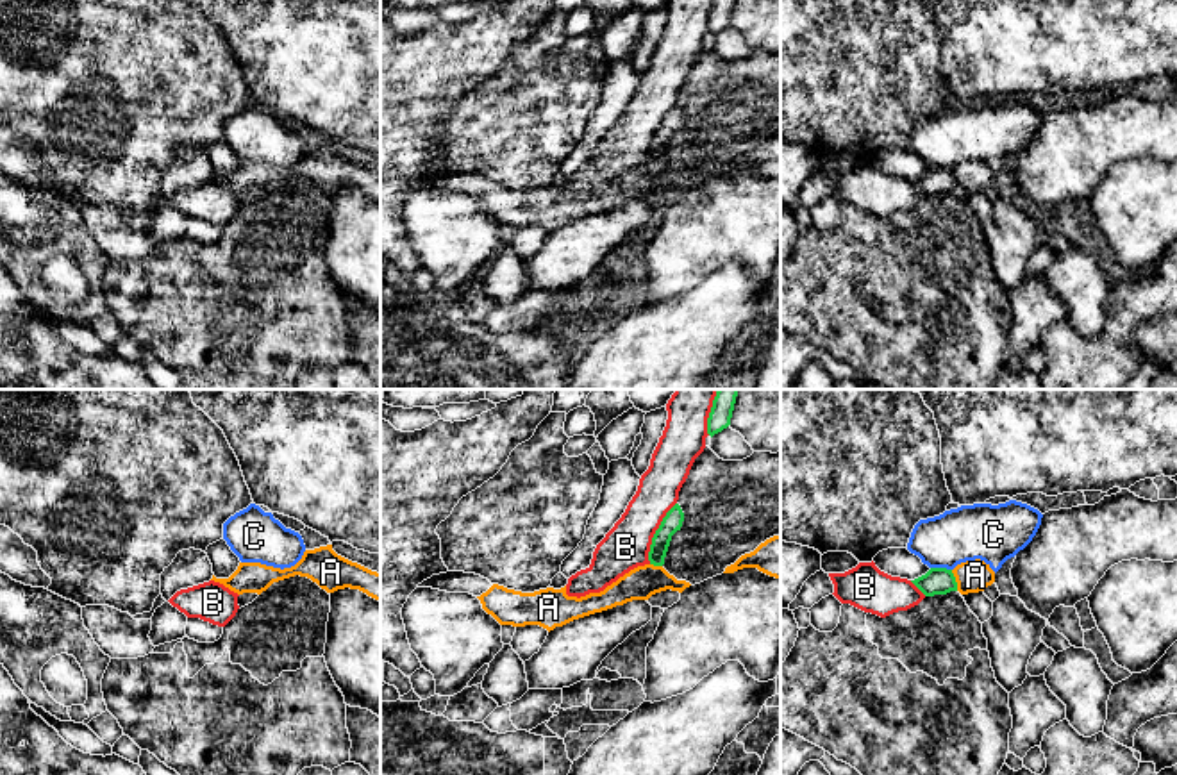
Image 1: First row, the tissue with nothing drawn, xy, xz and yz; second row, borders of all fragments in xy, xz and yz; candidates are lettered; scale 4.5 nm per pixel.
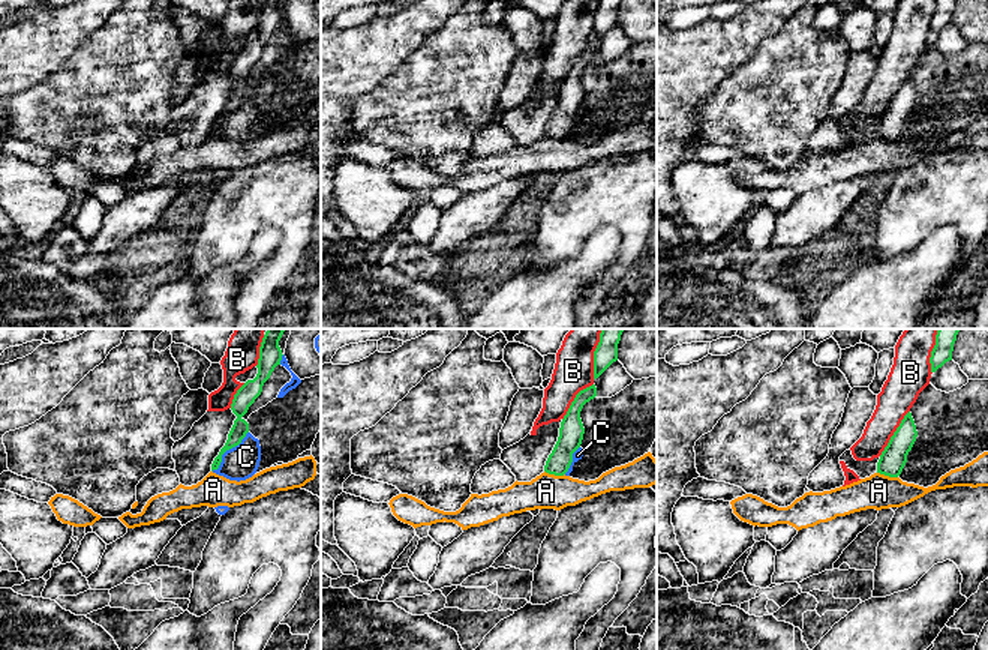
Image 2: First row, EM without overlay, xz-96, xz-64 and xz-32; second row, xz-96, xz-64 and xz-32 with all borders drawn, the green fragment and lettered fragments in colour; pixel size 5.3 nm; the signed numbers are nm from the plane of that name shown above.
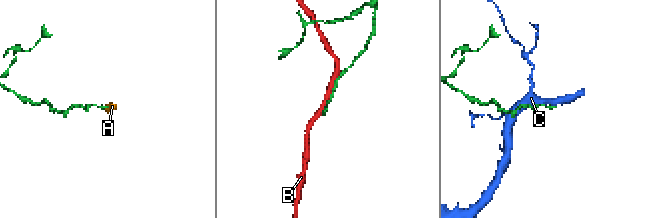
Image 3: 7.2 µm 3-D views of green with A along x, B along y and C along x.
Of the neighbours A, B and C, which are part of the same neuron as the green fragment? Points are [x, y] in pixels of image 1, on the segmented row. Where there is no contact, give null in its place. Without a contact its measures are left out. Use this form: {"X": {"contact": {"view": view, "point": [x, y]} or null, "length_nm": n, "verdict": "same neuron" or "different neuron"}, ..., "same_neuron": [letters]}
{"A": {"contact": {"view": "yz", "point": [954, 581]}, "length_nm": 100, "verdict": "different neuron"}, "B": {"contact": {"view": "xz", "point": [656, 533]}, "length_nm": 300, "verdict": "different neuron"}, "C": {"contact": {"view": "yz", "point": [942, 568]}, "length_nm": 100, "verdict": "different neuron"}, "same_neuron": []}

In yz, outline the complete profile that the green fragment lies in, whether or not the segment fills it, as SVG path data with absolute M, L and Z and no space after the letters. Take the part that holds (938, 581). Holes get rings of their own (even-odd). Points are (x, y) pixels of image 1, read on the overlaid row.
M931 568L925 575L911 580L925 596L947 595L957 591L952 570Z

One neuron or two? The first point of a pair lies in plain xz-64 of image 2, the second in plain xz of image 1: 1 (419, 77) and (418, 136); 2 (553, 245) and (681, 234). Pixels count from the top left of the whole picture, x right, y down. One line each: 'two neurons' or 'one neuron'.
1: two neurons
2: one neuron

